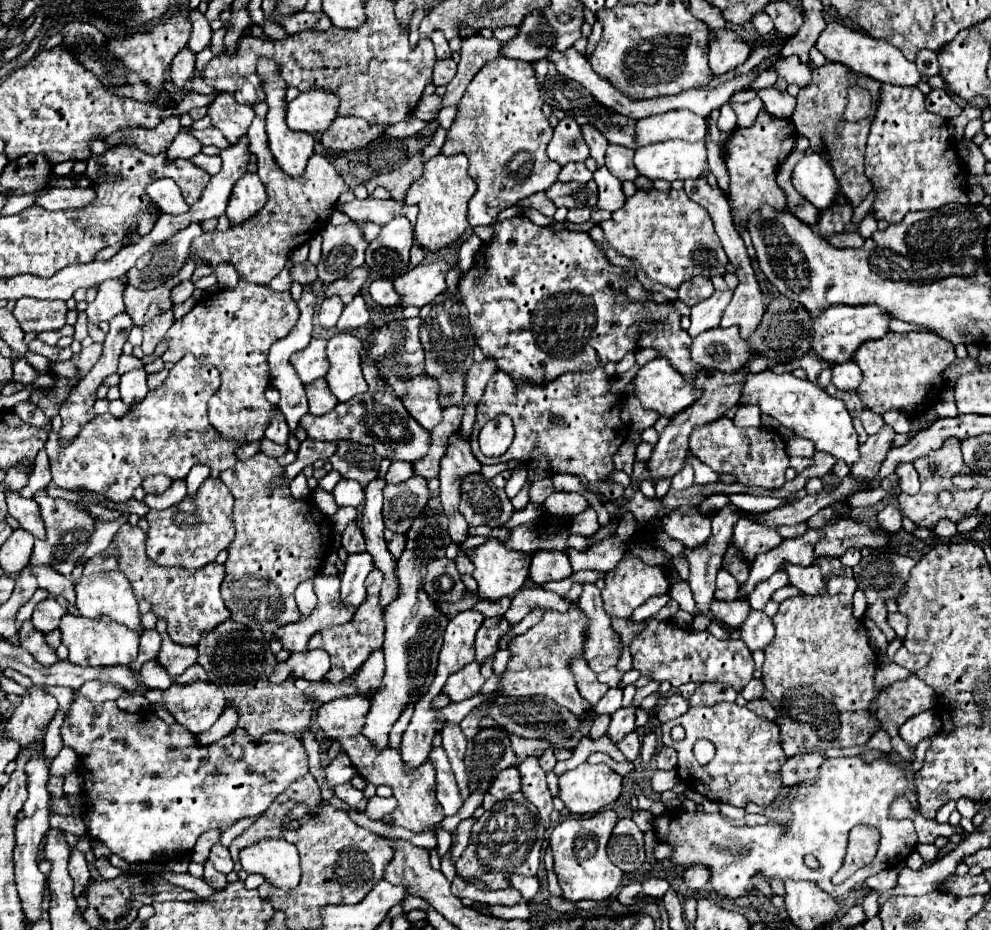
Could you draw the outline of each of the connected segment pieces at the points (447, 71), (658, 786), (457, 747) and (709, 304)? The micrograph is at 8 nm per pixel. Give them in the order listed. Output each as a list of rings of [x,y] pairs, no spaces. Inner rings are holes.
[[[453,58],[451,60],[437,60],[433,66],[433,84],[447,86],[453,80],[455,72],[457,72],[457,64]]]
[[[655,770],[653,778],[651,778],[651,784],[653,784],[653,792],[657,794],[657,790],[671,790],[675,784],[679,782],[677,778],[677,772],[675,770]]]
[[[447,724],[443,730],[441,730],[441,736],[443,736],[443,748],[447,752],[447,758],[451,762],[451,768],[455,772],[455,780],[457,780],[457,786],[461,790],[461,798],[467,800],[471,790],[469,790],[469,776],[465,772],[465,746],[467,746],[467,738],[463,736],[459,724]]]
[[[715,290],[711,298],[695,304],[691,308],[691,328],[689,328],[689,336],[695,338],[701,332],[707,332],[711,328],[717,328],[725,306],[731,302],[731,296],[733,296],[731,290],[725,290],[725,292]]]

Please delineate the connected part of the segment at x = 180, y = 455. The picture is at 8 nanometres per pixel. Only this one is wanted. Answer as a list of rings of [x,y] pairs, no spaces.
[[[187,354],[173,366],[159,390],[149,392],[145,400],[133,404],[123,418],[111,414],[97,416],[69,446],[59,444],[59,436],[51,430],[51,422],[45,422],[45,414],[29,402],[15,406],[13,412],[17,412],[23,422],[49,430],[45,450],[53,464],[51,474],[55,486],[65,490],[83,488],[105,494],[113,502],[127,502],[147,476],[165,474],[177,480],[185,478],[195,464],[205,464],[223,472],[237,462],[235,450],[241,444],[225,442],[213,432],[207,418],[207,400],[217,392],[217,376],[219,372],[215,366],[201,364],[193,354]]]

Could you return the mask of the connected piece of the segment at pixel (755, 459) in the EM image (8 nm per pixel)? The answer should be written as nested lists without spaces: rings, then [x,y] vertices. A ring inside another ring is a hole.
[[[727,416],[693,432],[689,442],[691,454],[707,464],[715,474],[731,474],[745,486],[781,488],[785,484],[785,470],[789,468],[789,456],[785,452],[785,440],[767,428],[739,428]]]

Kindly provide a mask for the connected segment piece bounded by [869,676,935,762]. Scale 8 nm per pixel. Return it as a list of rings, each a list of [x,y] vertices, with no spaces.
[[[911,676],[905,682],[891,684],[883,694],[877,694],[869,706],[869,712],[875,714],[879,726],[891,736],[893,750],[907,762],[913,760],[913,750],[899,736],[899,728],[909,716],[933,708],[933,696],[933,688]]]

